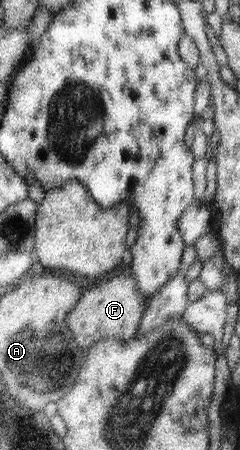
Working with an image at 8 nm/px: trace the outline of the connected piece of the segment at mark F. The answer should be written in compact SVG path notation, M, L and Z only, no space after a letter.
M116 272L101 282L94 283L85 290L81 301L71 311L69 325L76 335L76 343L87 351L98 341L108 337L116 337L121 341L129 341L139 334L141 320L147 309L147 297L138 290L137 280L131 274L128 277Z

